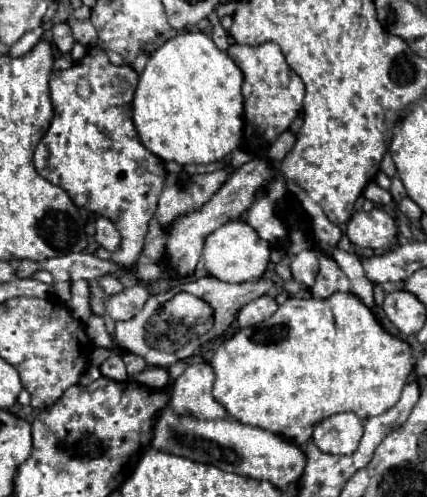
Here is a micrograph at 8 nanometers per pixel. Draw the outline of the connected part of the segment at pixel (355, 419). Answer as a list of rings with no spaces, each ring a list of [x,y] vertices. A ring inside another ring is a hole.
[[[356,413],[330,415],[318,425],[314,425],[312,441],[314,445],[332,455],[350,455],[358,447],[362,437],[362,421]]]

